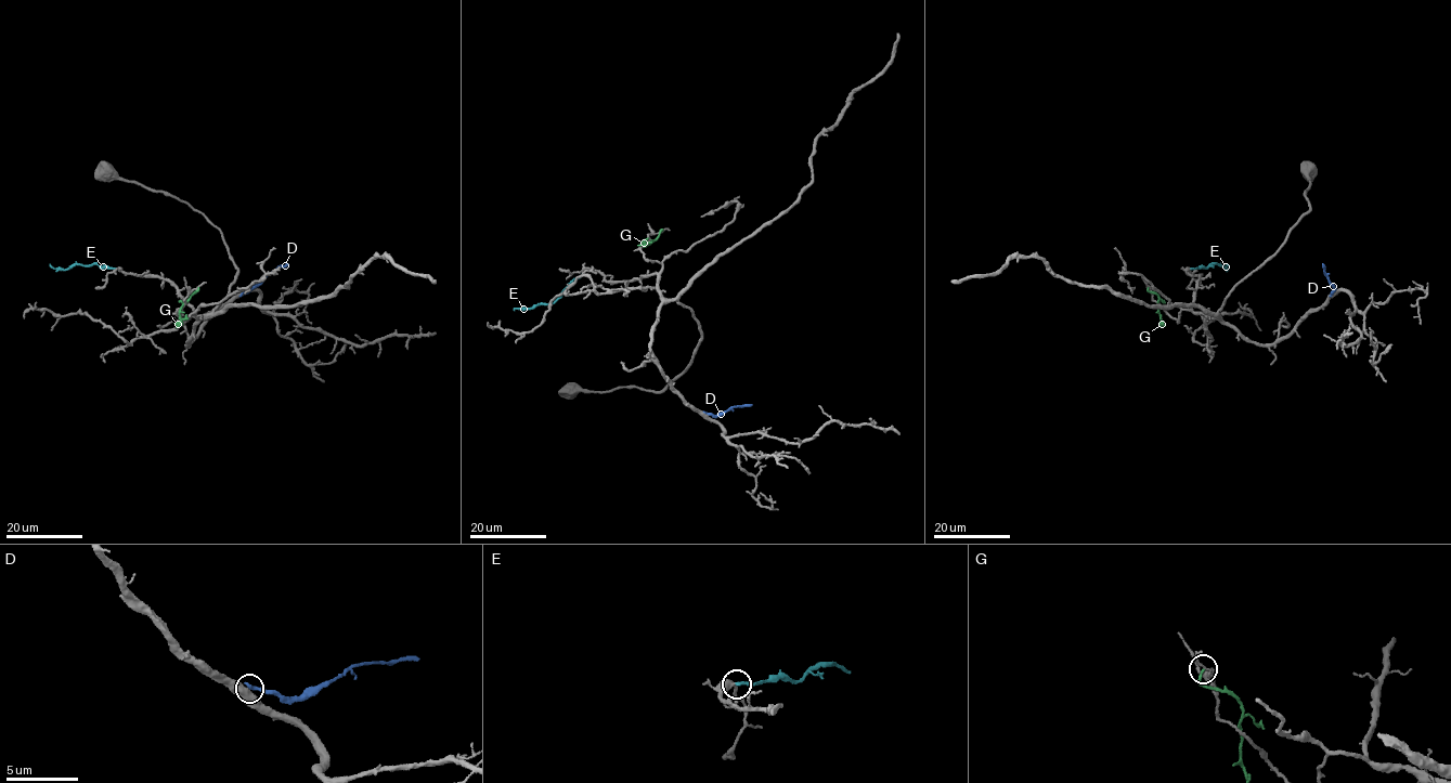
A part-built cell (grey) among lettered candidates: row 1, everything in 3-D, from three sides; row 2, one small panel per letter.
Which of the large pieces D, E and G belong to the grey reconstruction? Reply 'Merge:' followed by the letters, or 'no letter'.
Merge: E

